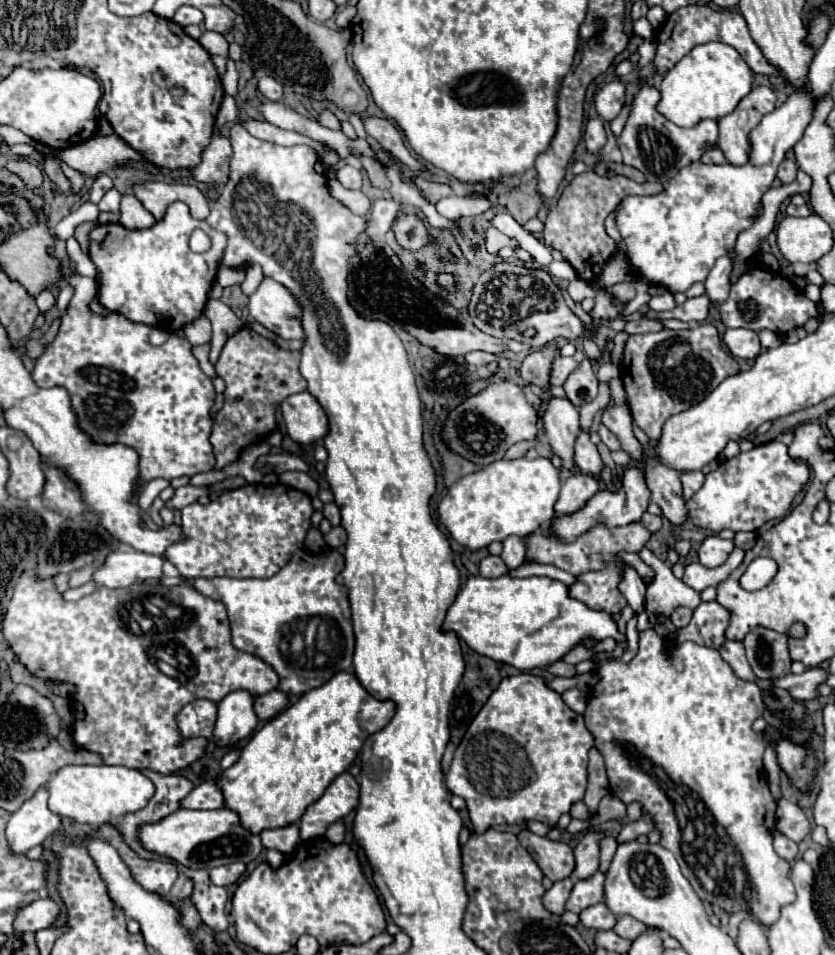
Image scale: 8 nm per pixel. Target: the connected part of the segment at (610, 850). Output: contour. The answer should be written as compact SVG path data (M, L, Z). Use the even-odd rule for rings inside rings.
M606 836L606 838L600 842L600 848L602 848L602 852L600 852L600 854L602 854L602 858L600 858L600 872L606 874L610 862L612 862L612 856L614 856L614 852L616 852L616 846L618 846L618 842L614 842L612 836Z

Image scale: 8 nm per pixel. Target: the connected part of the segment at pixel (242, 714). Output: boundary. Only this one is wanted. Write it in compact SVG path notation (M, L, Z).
M236 690L218 704L218 720L214 728L218 746L234 746L256 730L258 716L254 712L254 698L256 696L248 690Z

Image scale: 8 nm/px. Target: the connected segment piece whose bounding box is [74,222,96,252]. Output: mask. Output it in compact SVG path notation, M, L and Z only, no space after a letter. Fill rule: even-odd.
M84 222L84 224L80 224L80 226L74 230L74 238L78 240L78 244L80 244L82 252L86 252L86 250L88 250L88 244L90 244L88 234L90 234L90 230L92 230L94 226L96 226L94 222Z

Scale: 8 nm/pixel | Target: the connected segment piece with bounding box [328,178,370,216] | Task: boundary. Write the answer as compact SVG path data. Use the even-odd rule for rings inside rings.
M336 178L328 180L328 190L334 198L338 198L346 208L350 208L358 216L366 216L370 210L370 200L360 190L346 190Z

